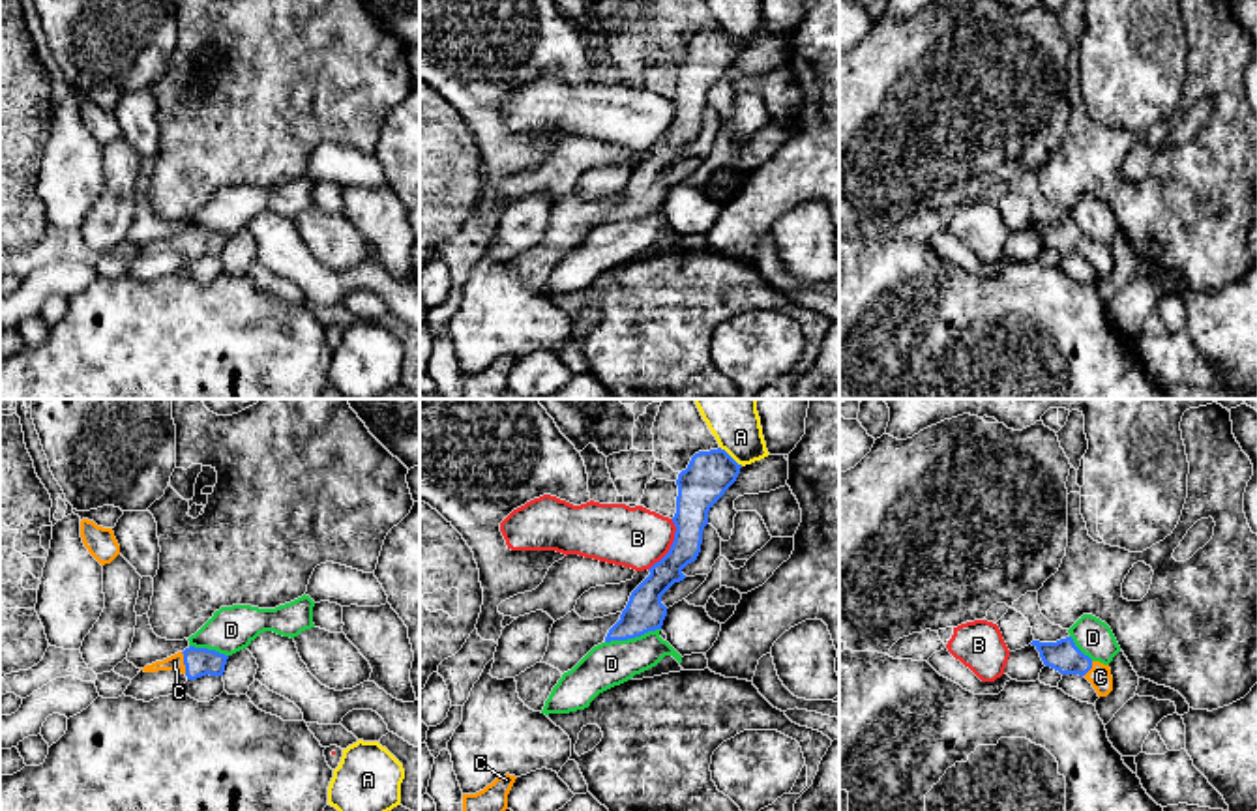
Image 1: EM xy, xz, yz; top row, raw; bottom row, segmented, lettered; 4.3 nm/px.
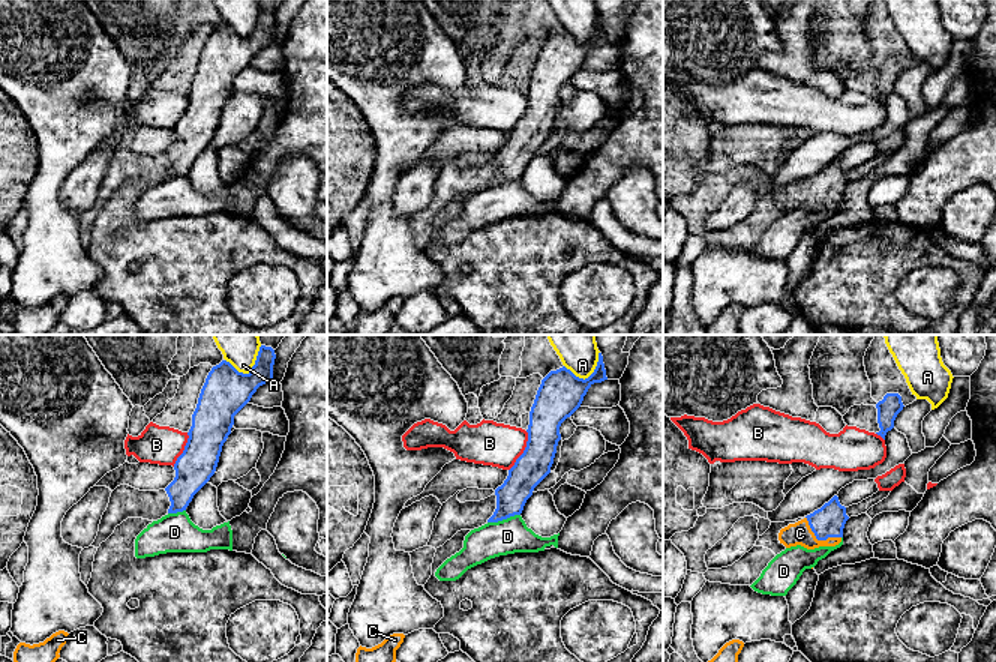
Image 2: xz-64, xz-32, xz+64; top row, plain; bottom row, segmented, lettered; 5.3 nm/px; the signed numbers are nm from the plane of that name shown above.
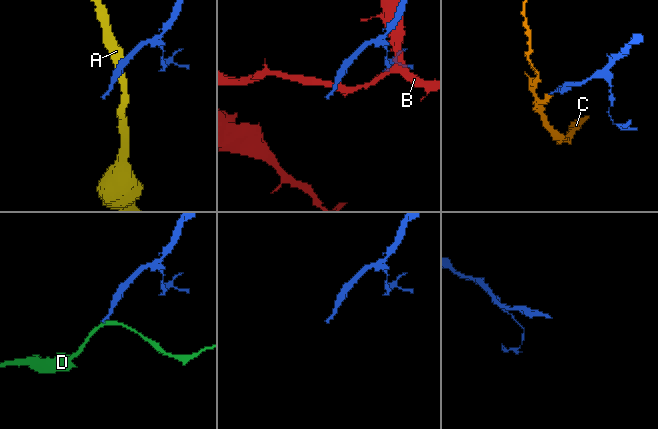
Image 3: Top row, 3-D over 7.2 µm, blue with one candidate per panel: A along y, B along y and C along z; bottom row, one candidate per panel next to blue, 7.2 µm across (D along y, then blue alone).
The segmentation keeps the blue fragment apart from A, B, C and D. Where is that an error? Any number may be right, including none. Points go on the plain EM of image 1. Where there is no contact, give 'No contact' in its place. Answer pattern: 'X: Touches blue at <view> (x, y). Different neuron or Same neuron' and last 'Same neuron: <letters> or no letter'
A: Touches blue at xz (729, 36). Different neuron
B: Touches blue at xz (671, 126). Different neuron
C: Touches blue at xy (184, 244). Same neuron
D: Touches blue at xz (632, 218). Different neuron
Same neuron: C

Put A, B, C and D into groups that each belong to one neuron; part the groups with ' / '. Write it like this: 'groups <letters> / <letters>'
groups A / B / C / D

